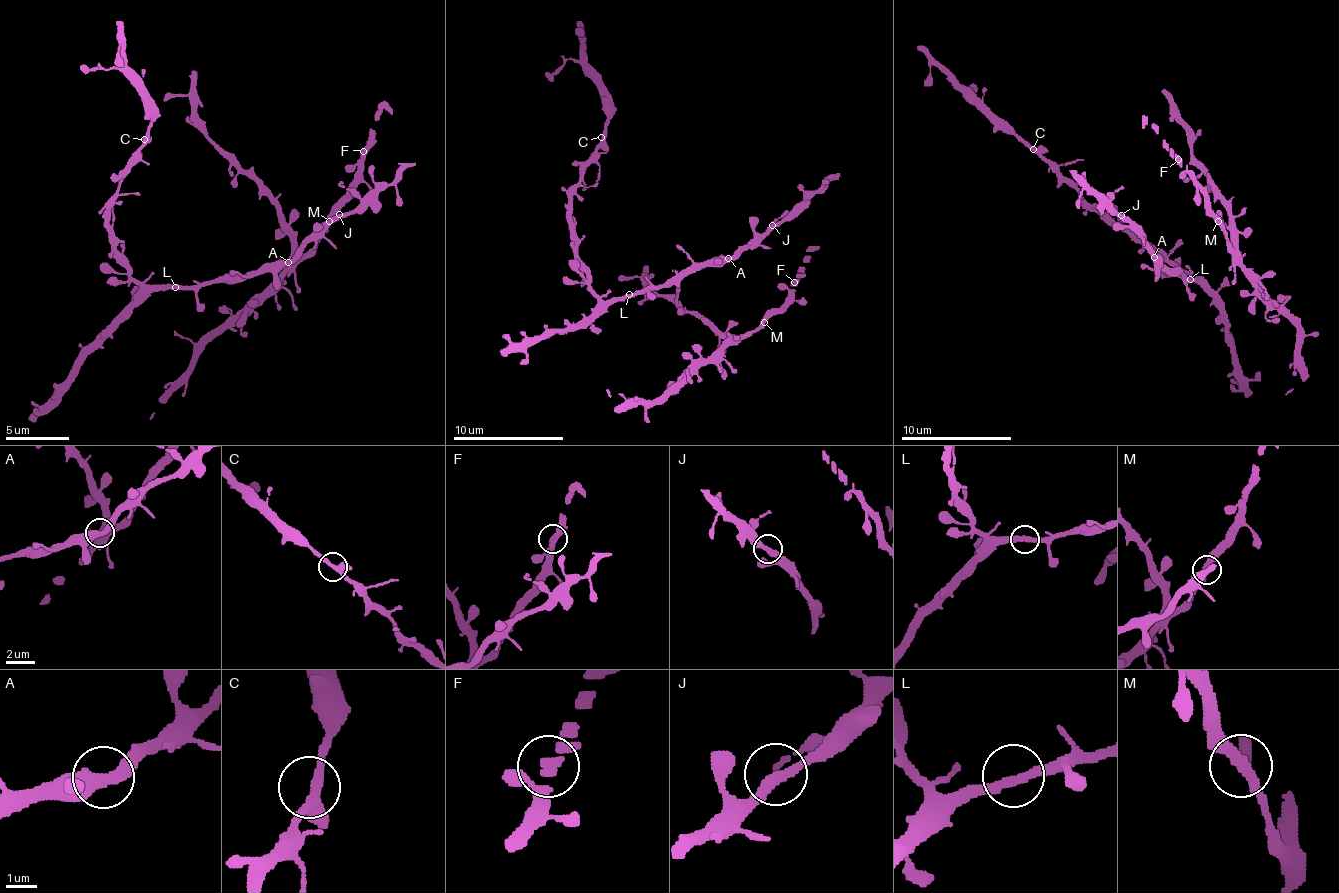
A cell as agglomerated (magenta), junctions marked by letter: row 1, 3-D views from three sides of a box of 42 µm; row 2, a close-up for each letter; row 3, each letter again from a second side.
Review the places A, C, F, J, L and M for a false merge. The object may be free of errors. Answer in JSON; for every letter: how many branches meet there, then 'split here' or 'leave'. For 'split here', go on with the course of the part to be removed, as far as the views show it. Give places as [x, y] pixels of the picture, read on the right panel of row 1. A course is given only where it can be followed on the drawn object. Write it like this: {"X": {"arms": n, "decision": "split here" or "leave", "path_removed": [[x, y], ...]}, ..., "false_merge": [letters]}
{"A": {"arms": 2, "decision": "leave"}, "C": {"arms": 3, "decision": "leave"}, "F": {"arms": 2, "decision": "leave"}, "J": {"arms": 2, "decision": "leave"}, "L": {"arms": 2, "decision": "leave"}, "M": {"arms": 2, "decision": "leave"}, "false_merge": []}

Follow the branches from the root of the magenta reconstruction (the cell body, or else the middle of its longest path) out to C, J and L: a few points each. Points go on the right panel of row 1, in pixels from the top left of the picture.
C: (1157, 257), (1184, 279), (1195, 279), (1182, 268), (1168, 265), (1151, 248), (1113, 226), (1033, 149)
J: (1157, 257), (1121, 215)
L: (1157, 257), (1184, 279), (1190, 279)

